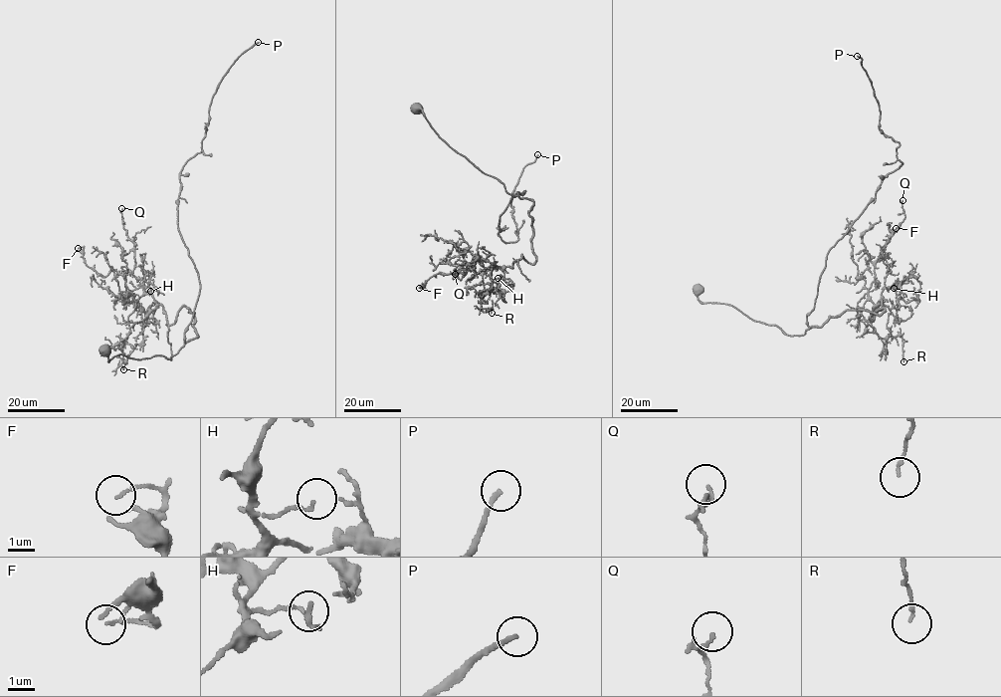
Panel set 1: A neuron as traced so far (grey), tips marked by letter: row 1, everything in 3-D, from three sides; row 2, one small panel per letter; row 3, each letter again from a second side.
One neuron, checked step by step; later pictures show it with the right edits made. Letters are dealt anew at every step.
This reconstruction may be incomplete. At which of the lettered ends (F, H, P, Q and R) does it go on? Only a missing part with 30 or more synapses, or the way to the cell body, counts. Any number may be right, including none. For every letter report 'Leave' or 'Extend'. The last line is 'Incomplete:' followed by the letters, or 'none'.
F: Leave
H: Leave
P: Extend
Q: Leave
R: Leave
Incomplete: P

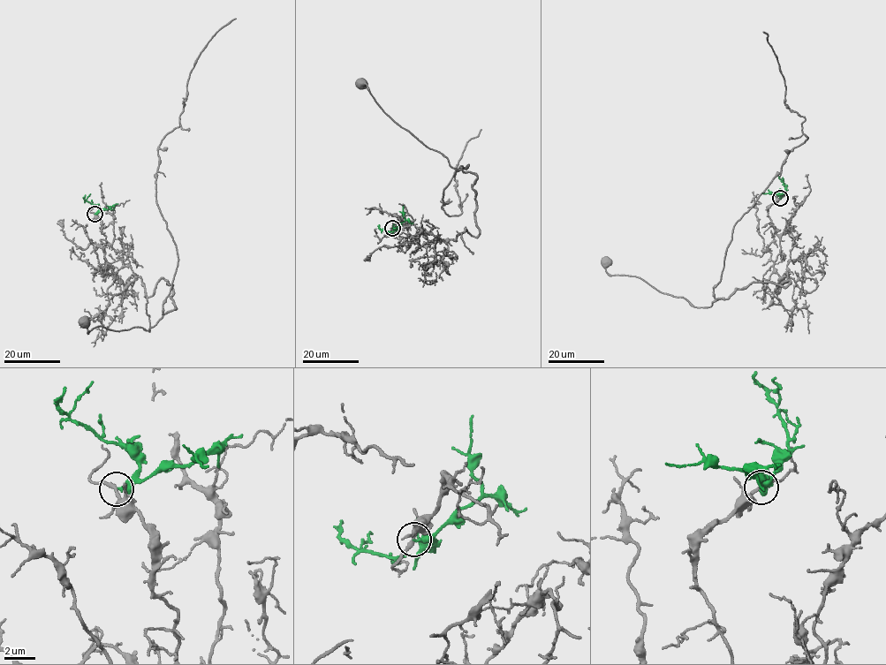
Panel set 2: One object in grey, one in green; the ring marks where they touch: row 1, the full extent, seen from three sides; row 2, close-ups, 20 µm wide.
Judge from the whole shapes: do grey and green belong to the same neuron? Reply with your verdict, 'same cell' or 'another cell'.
another cell

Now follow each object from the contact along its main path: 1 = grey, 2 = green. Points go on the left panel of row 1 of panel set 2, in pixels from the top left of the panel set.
1: (94, 214), (117, 278), (139, 276), (147, 297), (164, 279), (176, 308), (147, 330), (88, 333), (85, 321)
2: (94, 214), (111, 209)

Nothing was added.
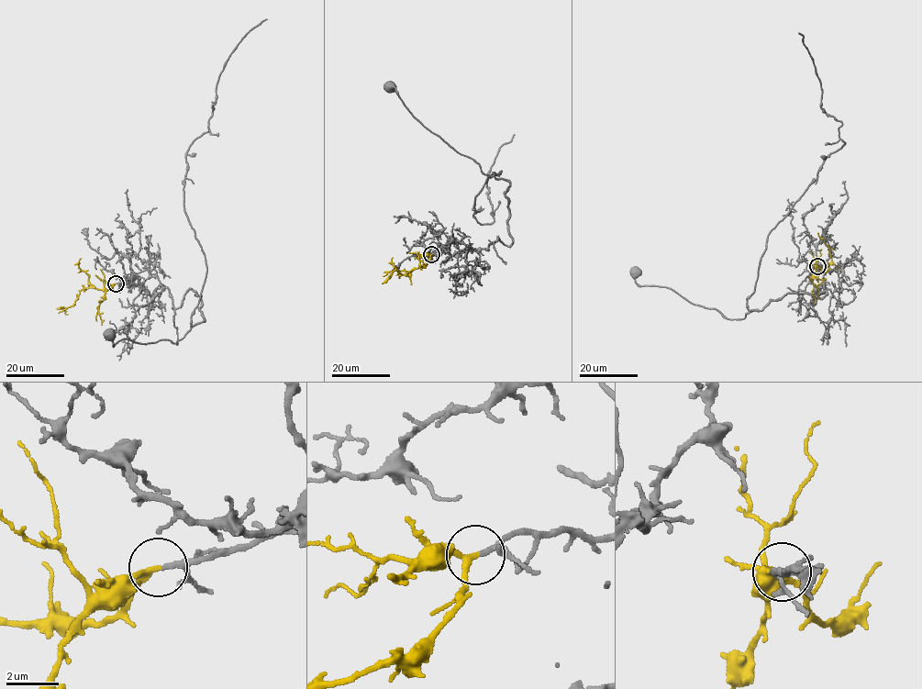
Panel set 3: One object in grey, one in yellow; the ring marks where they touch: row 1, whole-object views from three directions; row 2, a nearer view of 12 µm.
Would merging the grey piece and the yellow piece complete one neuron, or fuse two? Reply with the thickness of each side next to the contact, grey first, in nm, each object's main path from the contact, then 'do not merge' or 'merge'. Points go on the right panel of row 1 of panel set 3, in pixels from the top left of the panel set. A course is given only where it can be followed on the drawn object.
140/200 nm | grey via (817, 266), (816, 305), (827, 293), (787, 294), (734, 319), (639, 285), (635, 272) | yellow via (817, 266), (823, 272), (827, 266), (818, 276), (822, 281), (818, 285) | merge

